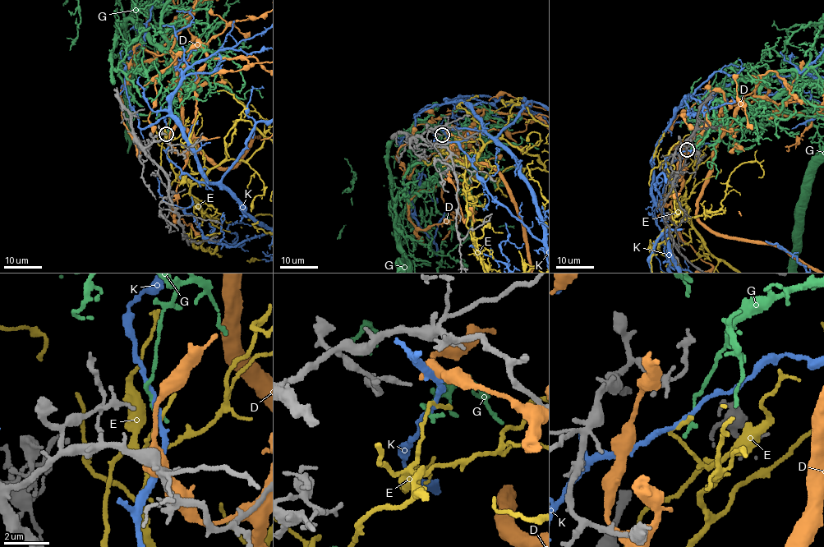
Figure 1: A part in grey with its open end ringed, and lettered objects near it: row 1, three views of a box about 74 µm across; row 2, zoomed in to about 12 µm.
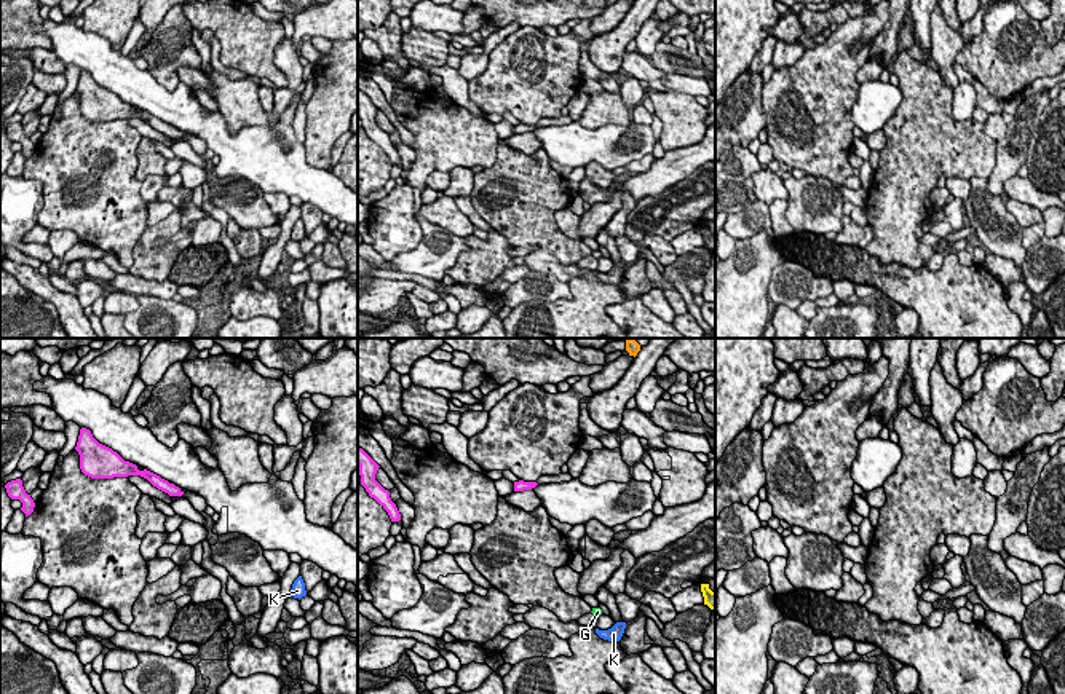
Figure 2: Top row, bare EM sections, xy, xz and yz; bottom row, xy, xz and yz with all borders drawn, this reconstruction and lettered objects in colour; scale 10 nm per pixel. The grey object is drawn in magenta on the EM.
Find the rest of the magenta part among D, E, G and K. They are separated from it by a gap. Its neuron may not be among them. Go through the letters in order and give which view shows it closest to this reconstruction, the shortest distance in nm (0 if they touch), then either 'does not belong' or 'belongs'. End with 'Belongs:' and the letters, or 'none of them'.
D: xz | 1600 nm | does not belong
E: xz | 1950 nm | does not belong
G: xz | 1350 nm | belongs
K: xy | 1400 nm | does not belong
Belongs: G

